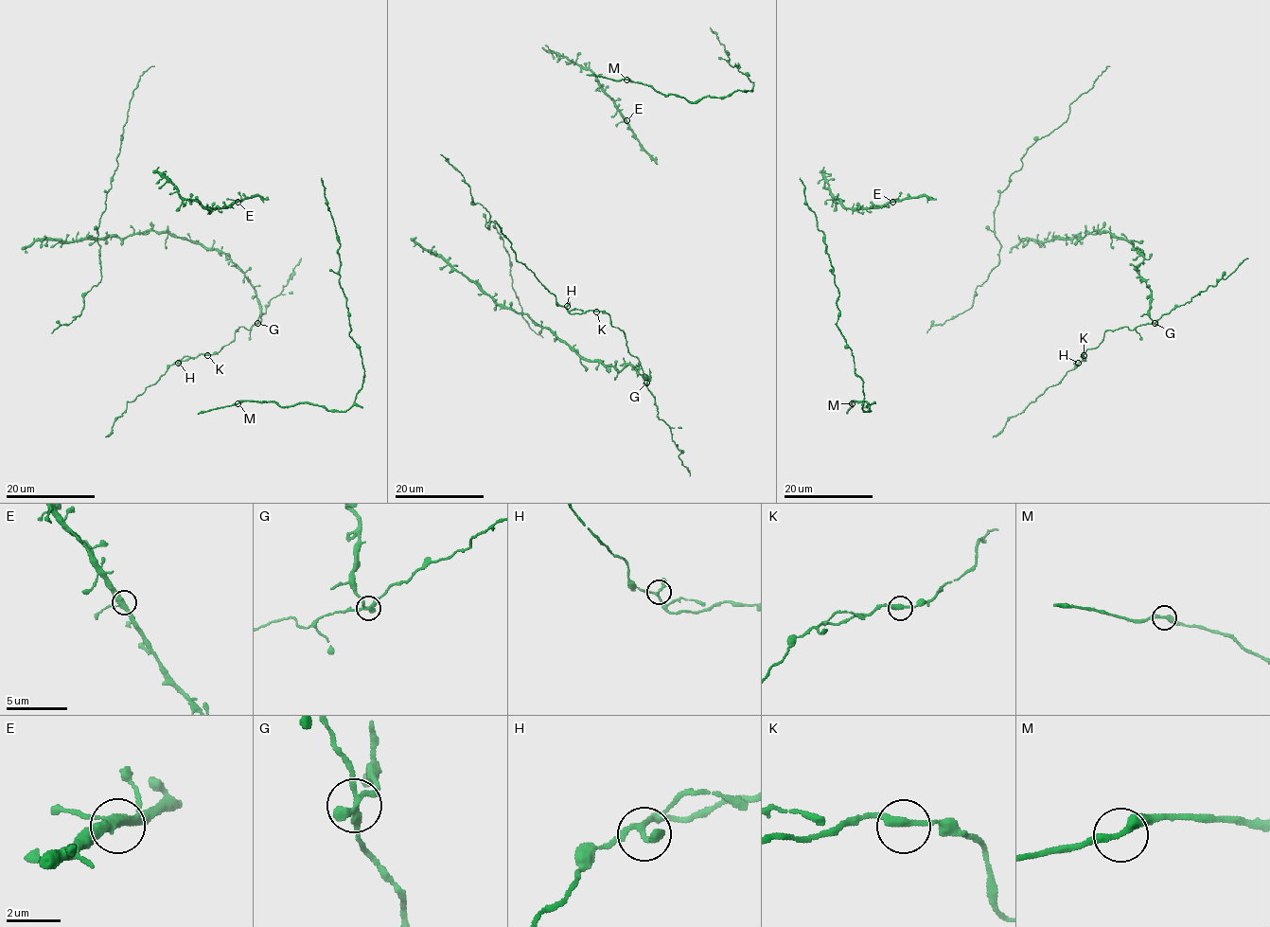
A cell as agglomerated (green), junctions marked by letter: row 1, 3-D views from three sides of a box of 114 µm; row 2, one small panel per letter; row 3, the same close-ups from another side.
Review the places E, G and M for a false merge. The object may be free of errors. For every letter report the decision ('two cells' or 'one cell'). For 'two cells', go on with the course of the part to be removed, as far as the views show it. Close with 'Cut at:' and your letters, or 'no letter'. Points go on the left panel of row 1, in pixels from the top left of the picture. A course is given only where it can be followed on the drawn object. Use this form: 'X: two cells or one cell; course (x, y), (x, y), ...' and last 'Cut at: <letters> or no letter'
E: one cell
G: one cell
M: one cell
Cut at: no letter

